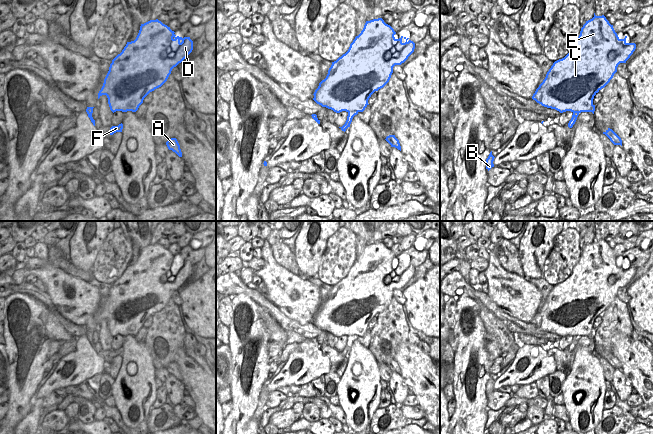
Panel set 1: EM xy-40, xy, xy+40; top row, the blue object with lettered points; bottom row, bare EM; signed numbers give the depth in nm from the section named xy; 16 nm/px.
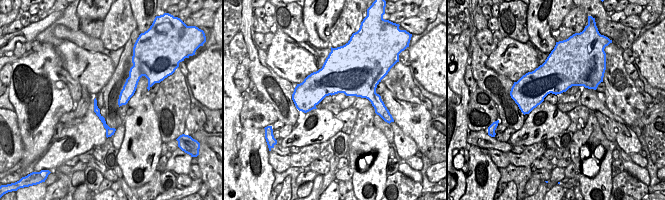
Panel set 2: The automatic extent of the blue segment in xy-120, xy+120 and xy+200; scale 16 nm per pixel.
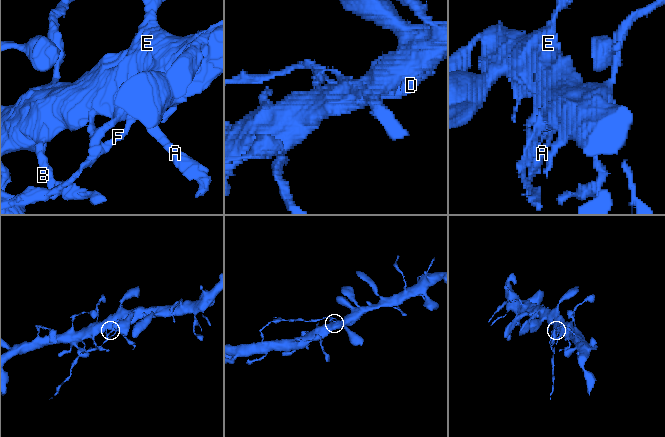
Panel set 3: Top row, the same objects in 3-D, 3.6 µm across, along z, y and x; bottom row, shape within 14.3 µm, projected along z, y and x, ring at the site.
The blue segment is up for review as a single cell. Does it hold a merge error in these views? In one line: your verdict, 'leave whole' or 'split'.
split

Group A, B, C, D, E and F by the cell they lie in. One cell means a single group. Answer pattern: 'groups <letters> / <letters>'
groups A B C D E / F

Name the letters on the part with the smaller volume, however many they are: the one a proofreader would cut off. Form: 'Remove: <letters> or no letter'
Remove: F

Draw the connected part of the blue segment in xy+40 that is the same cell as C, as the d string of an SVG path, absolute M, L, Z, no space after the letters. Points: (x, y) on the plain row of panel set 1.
M594 237L594 241L586 245L581 252L571 275L553 287L532 323L560 337L571 335L594 338L594 320L610 306L617 296L618 289L626 287L636 273L636 268L627 267L626 262L627 260L624 263L618 261L613 249L604 239L596 240Z

